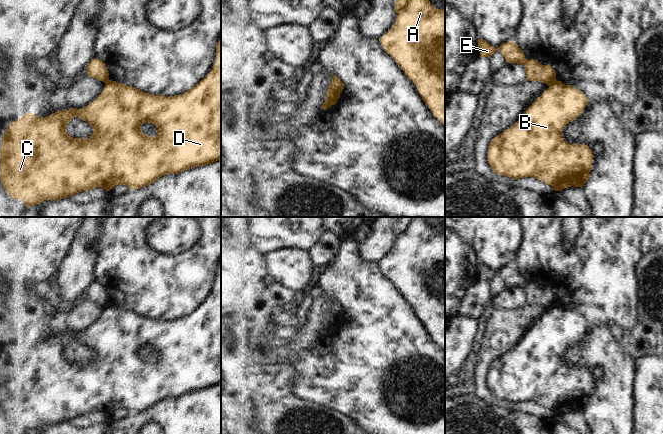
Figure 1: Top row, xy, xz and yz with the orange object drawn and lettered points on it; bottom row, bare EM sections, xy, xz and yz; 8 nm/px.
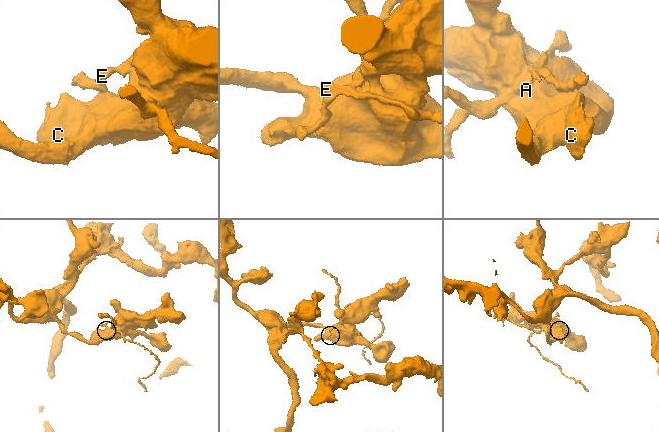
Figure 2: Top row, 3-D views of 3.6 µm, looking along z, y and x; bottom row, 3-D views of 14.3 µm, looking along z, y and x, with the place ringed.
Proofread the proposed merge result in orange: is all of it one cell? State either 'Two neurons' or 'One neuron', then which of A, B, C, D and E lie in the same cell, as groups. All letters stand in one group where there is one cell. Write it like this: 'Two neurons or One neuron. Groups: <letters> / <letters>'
Two neurons. Groups: A B C D / E

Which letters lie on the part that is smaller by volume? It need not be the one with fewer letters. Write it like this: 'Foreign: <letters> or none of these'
Foreign: E

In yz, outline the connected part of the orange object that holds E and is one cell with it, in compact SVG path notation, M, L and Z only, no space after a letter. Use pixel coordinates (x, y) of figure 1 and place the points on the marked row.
M478 39L478 49L480 57L490 58L496 50L499 50L506 63L523 65L526 69L526 79L529 81L539 81L549 85L556 79L555 70L551 65L542 65L534 59L527 60L516 42L506 42L496 48L485 40Z

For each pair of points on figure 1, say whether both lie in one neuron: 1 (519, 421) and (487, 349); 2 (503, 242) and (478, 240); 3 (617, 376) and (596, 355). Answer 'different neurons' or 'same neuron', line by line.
1: different neurons
2: same neuron
3: same neuron

